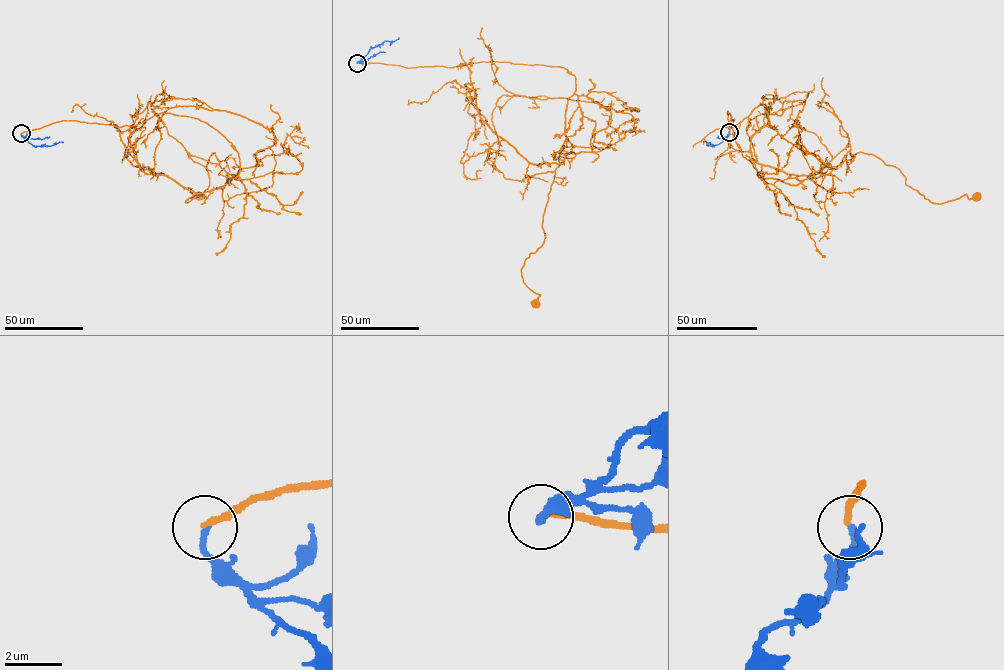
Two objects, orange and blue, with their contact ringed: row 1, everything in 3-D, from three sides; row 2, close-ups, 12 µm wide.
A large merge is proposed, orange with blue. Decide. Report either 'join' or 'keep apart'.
keep apart

